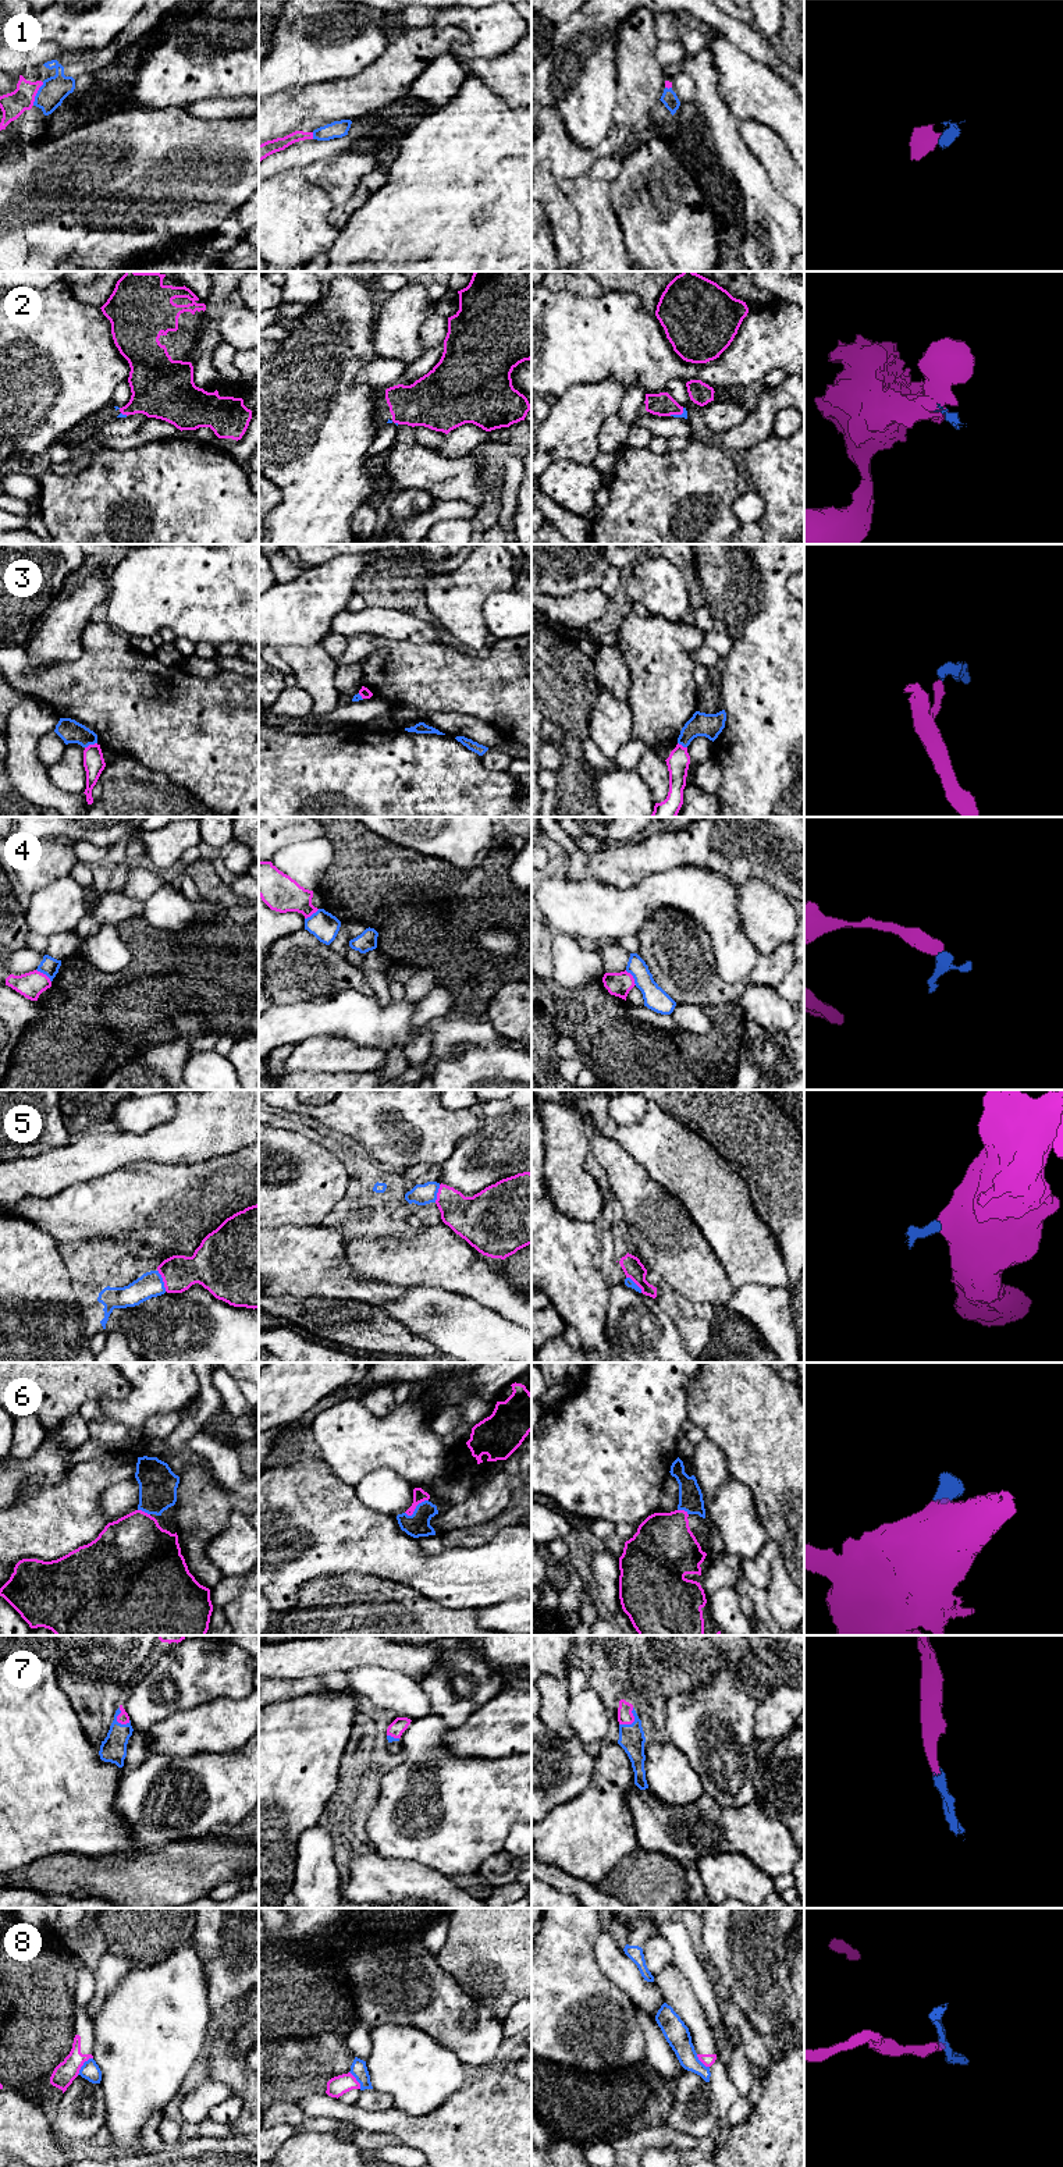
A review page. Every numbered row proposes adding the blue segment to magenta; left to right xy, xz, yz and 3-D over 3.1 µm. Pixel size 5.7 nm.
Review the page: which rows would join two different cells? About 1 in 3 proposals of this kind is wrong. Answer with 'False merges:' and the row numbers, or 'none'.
False merges: 3, 4, 5, 8

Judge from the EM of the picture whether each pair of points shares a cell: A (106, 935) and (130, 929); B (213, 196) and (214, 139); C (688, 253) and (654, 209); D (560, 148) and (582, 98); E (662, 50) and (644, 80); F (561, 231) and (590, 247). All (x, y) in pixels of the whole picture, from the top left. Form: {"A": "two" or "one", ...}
{"A": "two", "B": "one", "C": "one", "D": "two", "E": "two", "F": "two"}

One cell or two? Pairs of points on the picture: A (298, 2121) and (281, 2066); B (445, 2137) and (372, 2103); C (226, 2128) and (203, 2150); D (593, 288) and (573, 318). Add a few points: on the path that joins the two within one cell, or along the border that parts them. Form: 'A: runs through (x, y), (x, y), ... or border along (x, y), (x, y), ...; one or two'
A: border along (273, 2100), (297, 2103); two
B: border along (355, 2103), (372, 2110), (393, 2107); two
C: border along (231, 2134), (226, 2137), (198, 2137); two
D: border along (554, 291), (579, 298), (598, 298), (605, 292); two

